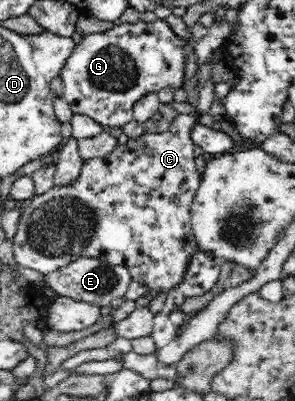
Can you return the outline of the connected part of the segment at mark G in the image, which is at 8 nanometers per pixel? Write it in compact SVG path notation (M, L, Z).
M160 18L154 23L125 23L116 25L104 33L87 34L61 69L59 77L63 82L62 99L67 101L74 114L94 119L107 127L123 127L134 119L134 106L147 94L157 94L167 87L179 89L184 86L185 40L173 33L165 20Z

